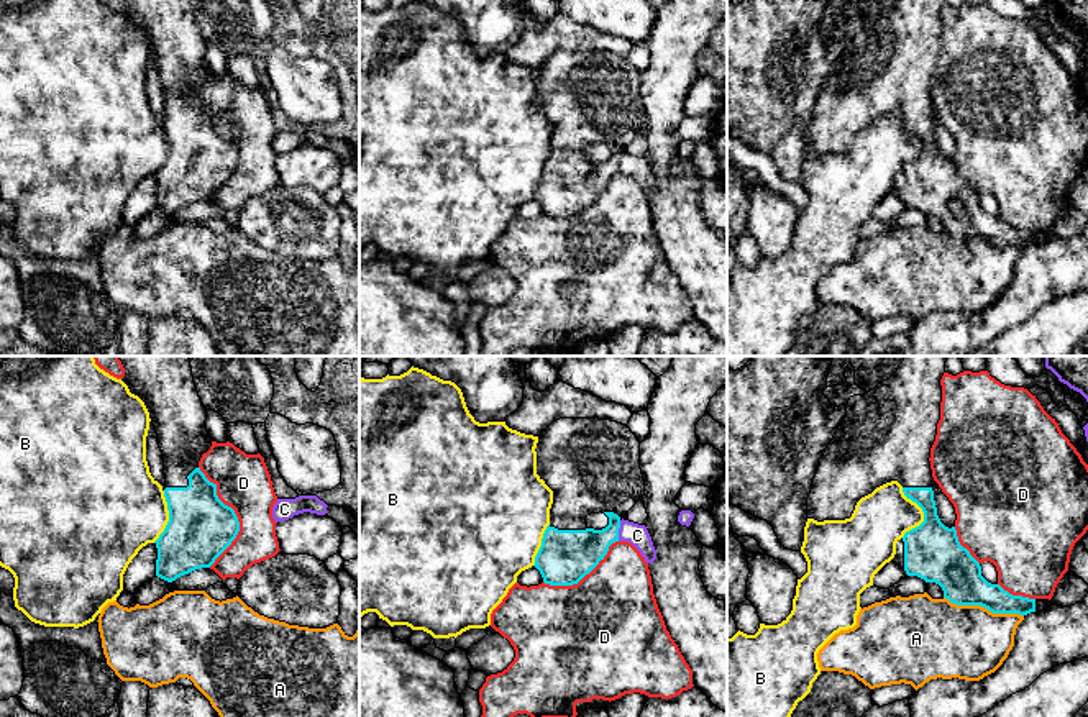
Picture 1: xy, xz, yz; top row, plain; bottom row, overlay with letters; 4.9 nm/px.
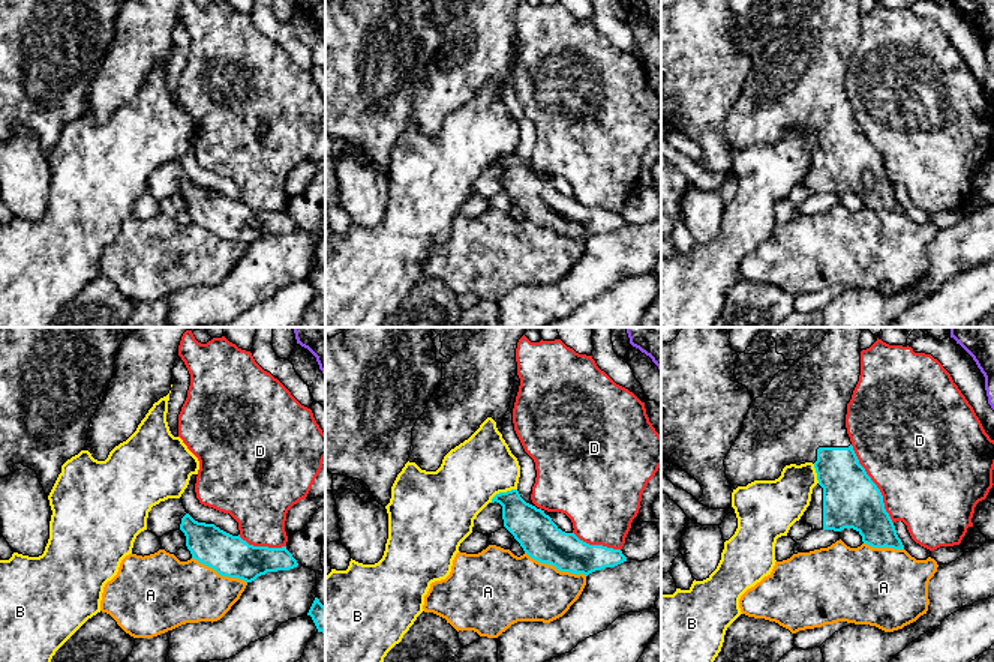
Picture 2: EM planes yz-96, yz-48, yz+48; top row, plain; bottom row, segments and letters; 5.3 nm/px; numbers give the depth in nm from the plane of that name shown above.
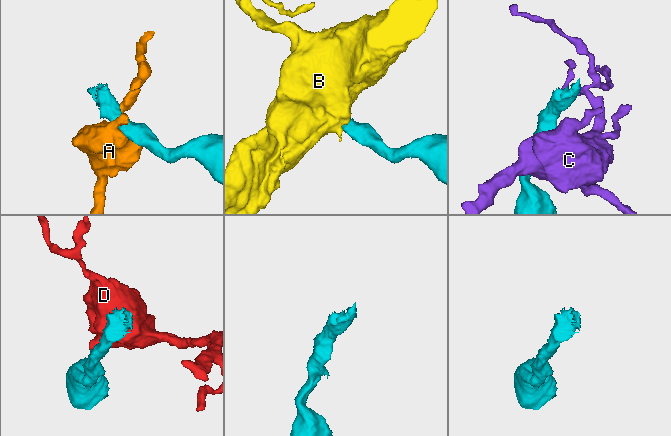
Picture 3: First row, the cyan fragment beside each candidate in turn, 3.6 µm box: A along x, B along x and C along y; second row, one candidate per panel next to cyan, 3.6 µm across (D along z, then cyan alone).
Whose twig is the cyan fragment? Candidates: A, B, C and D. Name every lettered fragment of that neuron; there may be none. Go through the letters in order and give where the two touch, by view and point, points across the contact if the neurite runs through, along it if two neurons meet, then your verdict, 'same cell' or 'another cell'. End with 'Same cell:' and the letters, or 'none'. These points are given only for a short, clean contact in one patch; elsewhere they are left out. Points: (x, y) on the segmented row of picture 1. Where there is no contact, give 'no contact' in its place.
A: yz (983, 606) | another cell
B: yz (924, 514) | along yz (901, 488), (923, 512), (923, 520), (903, 537) | another cell
C: xz (617, 530) | along xz (621, 520), (617, 540) | another cell
D: xy (235, 516) | another cell
Same cell: none

